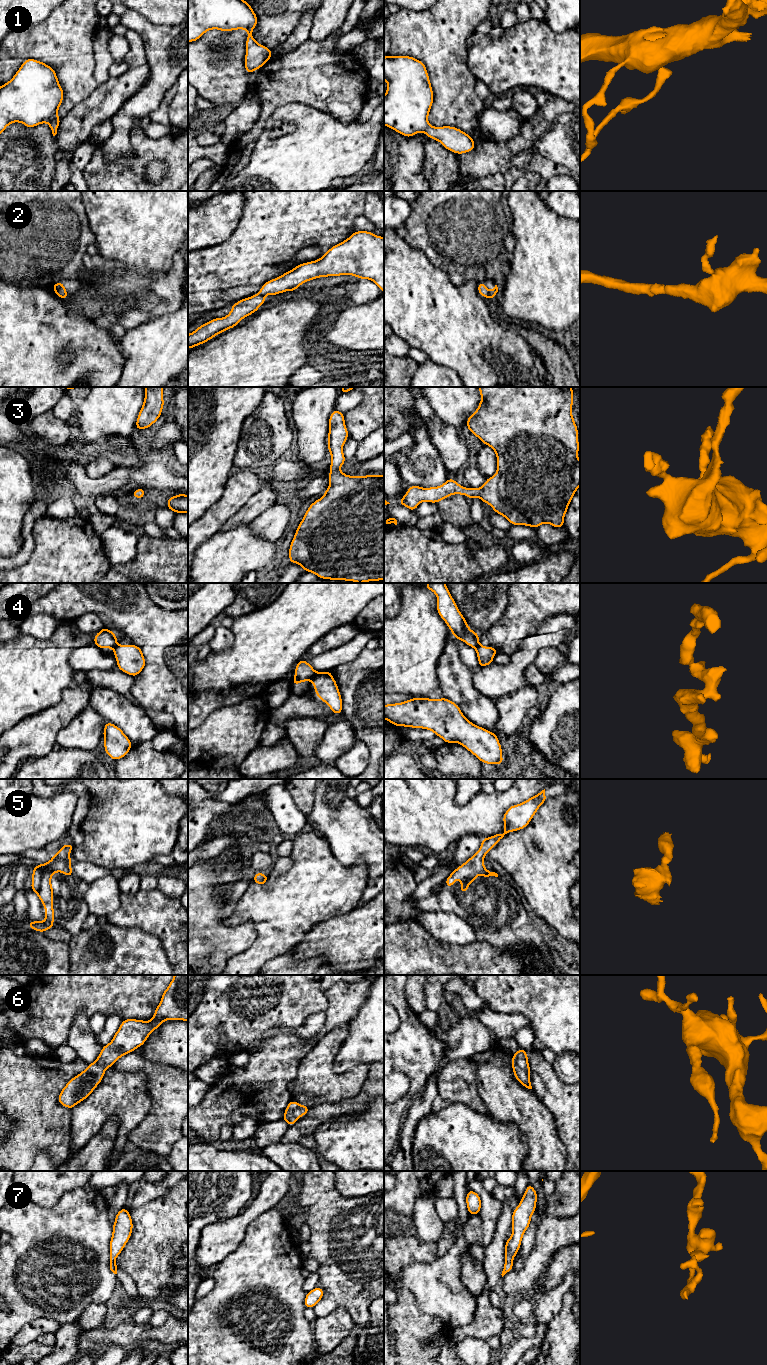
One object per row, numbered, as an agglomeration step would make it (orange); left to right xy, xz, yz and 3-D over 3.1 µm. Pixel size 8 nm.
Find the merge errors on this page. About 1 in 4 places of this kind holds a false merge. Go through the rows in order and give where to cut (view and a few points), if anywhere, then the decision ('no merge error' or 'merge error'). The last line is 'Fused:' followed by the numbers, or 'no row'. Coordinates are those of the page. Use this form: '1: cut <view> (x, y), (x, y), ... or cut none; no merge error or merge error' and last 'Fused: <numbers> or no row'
1: cut none; no merge error
2: cut none; no merge error
3: cut none; no merge error
4: cut xz (316, 672), (311, 679); merge error
5: cut none; no merge error
6: cut none; no merge error
7: cut none; no merge error
Fused: 4

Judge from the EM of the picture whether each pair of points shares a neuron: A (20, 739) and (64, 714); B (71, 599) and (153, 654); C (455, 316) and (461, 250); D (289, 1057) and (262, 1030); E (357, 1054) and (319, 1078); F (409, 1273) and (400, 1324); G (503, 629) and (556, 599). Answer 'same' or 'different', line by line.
A: same
B: same
C: different
D: different
E: different
F: different
G: same

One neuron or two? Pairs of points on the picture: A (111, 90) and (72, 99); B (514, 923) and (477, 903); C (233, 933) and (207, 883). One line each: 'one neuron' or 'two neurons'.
A: two neurons
B: one neuron
C: one neuron

